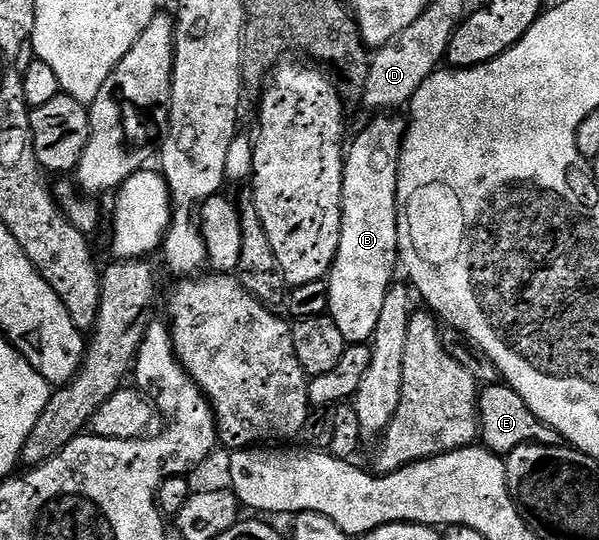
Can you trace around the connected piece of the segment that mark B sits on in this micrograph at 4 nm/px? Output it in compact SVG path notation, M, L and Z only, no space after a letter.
M381 113L362 129L357 135L357 140L350 142L347 147L345 156L345 172L343 173L343 193L341 194L341 240L339 241L339 249L337 256L333 262L333 269L327 276L329 284L329 315L335 320L339 331L343 333L343 337L348 344L365 343L372 340L375 329L378 327L380 310L383 309L383 297L387 297L390 287L395 282L393 270L399 267L399 252L397 249L397 178L399 177L399 169L401 168L401 144L405 141L405 133L407 123L404 118L396 119L396 114Z

